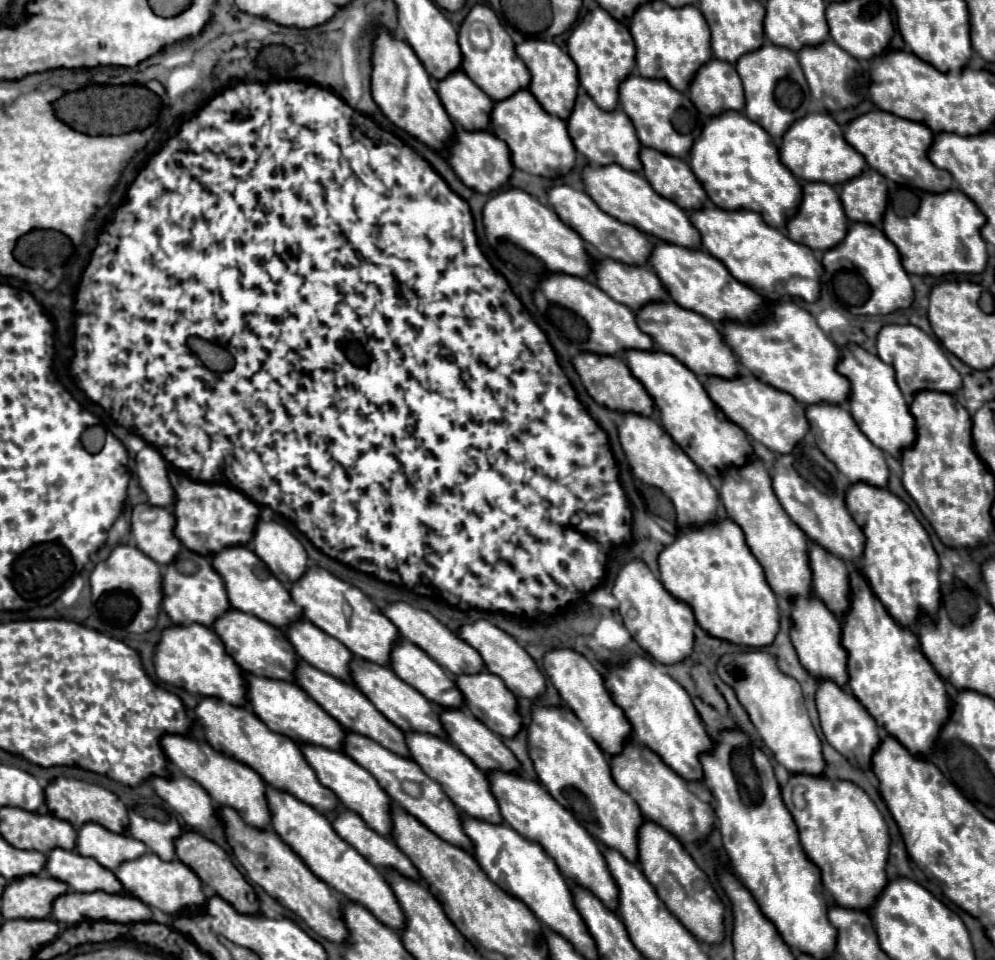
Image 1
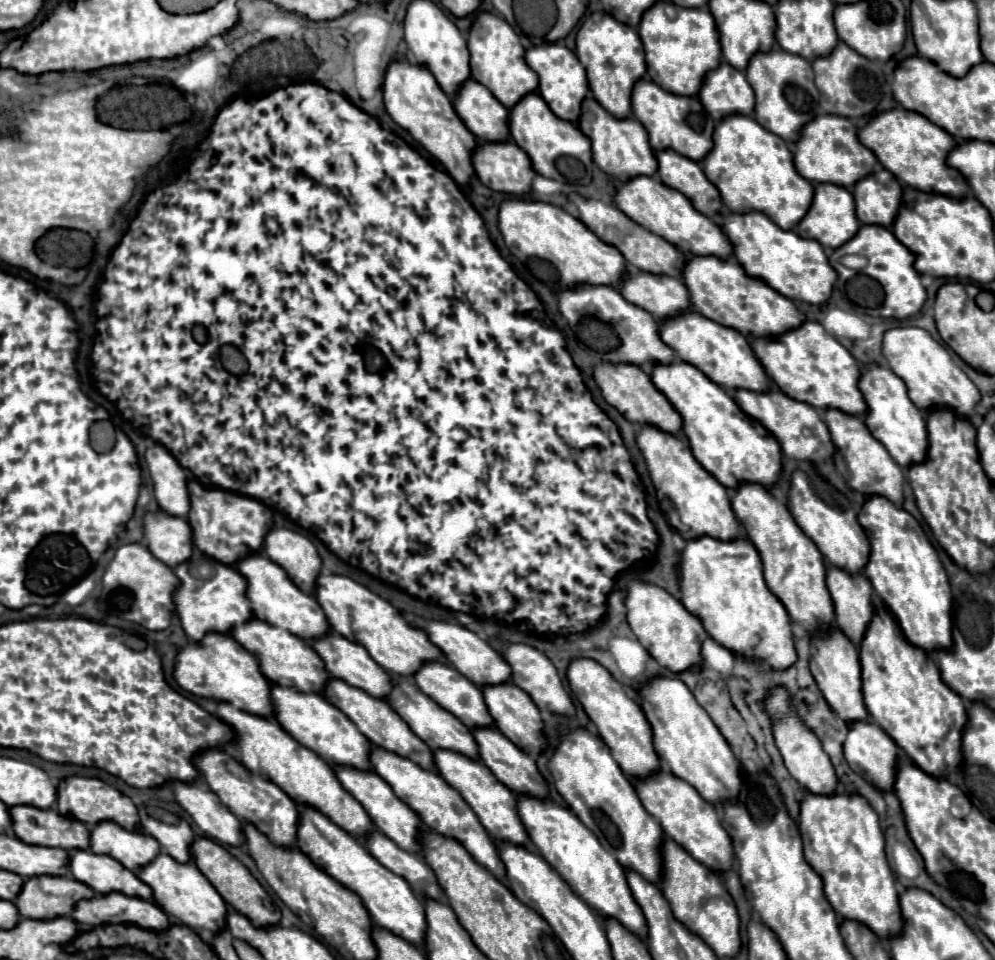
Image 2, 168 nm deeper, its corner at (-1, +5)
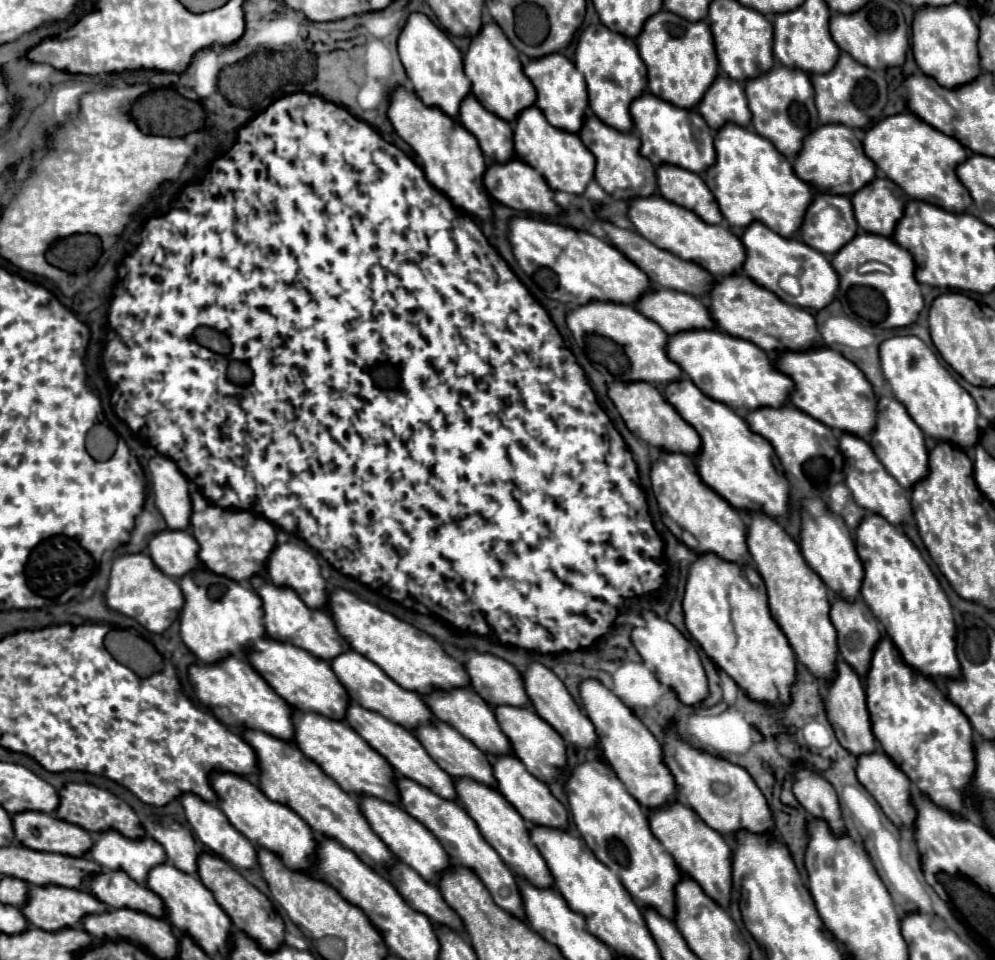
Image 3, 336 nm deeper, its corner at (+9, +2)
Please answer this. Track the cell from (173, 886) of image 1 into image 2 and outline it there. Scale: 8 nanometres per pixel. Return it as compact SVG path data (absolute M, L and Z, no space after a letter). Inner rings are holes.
M162 852L156 856L154 862L144 866L138 872L138 876L142 882L146 882L154 890L154 902L174 920L178 920L190 928L210 930L212 934L218 934L218 930L222 930L222 926L226 926L228 906L222 900L222 896L218 894L218 890L214 890L214 886L206 880L206 876L196 868L194 862L180 864Z

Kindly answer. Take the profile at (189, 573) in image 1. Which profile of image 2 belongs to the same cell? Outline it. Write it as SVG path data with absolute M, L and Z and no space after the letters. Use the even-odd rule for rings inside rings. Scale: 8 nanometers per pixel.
M194 554L188 562L176 566L174 574L180 578L174 602L182 628L190 640L198 642L198 638L204 638L208 632L230 634L238 622L246 622L246 618L254 616L250 610L250 600L246 598L246 578L242 578L234 566L230 568L204 554Z

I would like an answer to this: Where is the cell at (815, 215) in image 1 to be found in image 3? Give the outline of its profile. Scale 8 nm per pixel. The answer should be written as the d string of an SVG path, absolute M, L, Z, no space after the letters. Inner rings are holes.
M818 193L806 211L798 235L816 251L832 255L856 235L856 229L858 225L848 197Z

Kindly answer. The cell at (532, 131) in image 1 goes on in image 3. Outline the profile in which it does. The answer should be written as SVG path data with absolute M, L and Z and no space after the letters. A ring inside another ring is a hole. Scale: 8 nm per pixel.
M536 105L520 111L514 121L514 155L516 159L534 167L554 191L580 195L592 179L592 153L588 153L588 149L580 145L580 137L548 125Z

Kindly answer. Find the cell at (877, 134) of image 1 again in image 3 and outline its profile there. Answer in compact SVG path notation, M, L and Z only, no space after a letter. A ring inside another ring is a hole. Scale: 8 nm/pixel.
M898 113L878 121L866 131L862 147L876 167L904 189L908 197L928 201L952 213L964 213L972 205L972 197L956 177L956 165L966 159L964 147L956 139L920 121L914 113Z

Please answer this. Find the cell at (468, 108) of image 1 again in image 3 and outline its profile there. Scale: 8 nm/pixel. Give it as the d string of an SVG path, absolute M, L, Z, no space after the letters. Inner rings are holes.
M470 93L460 105L460 123L478 139L488 163L506 163L512 153L512 125L486 111Z

